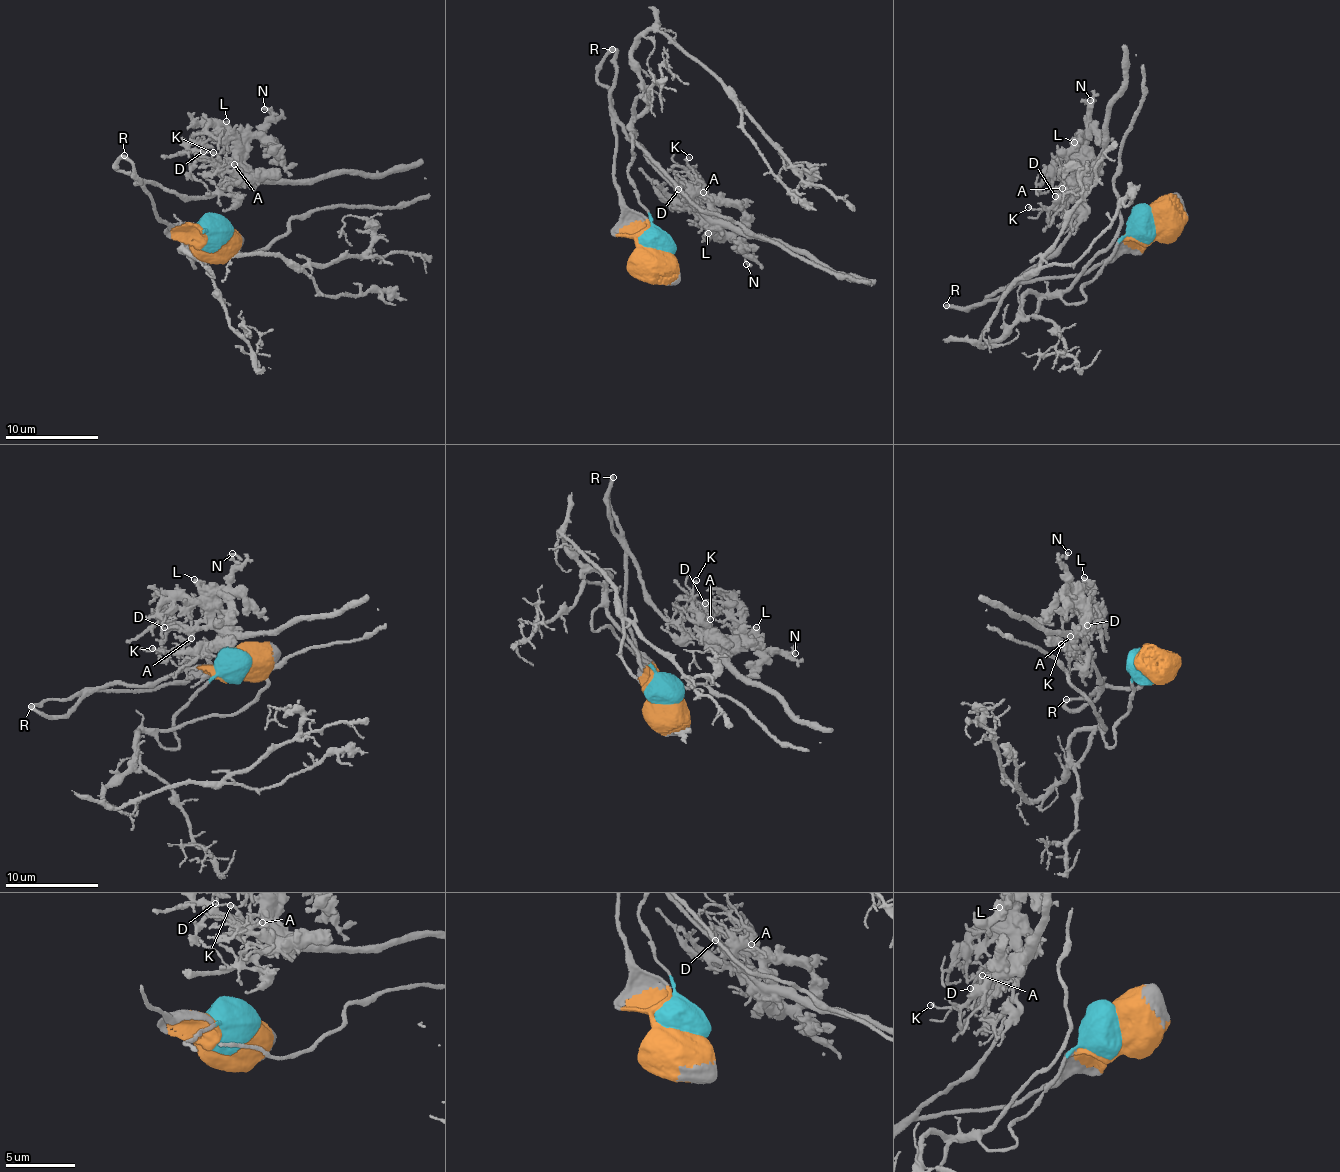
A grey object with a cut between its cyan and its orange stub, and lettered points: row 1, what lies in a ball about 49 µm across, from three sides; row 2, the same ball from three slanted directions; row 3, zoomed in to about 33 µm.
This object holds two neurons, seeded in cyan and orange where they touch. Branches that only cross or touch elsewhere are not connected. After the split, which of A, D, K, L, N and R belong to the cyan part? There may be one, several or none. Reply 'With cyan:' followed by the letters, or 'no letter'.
With cyan: no letter

